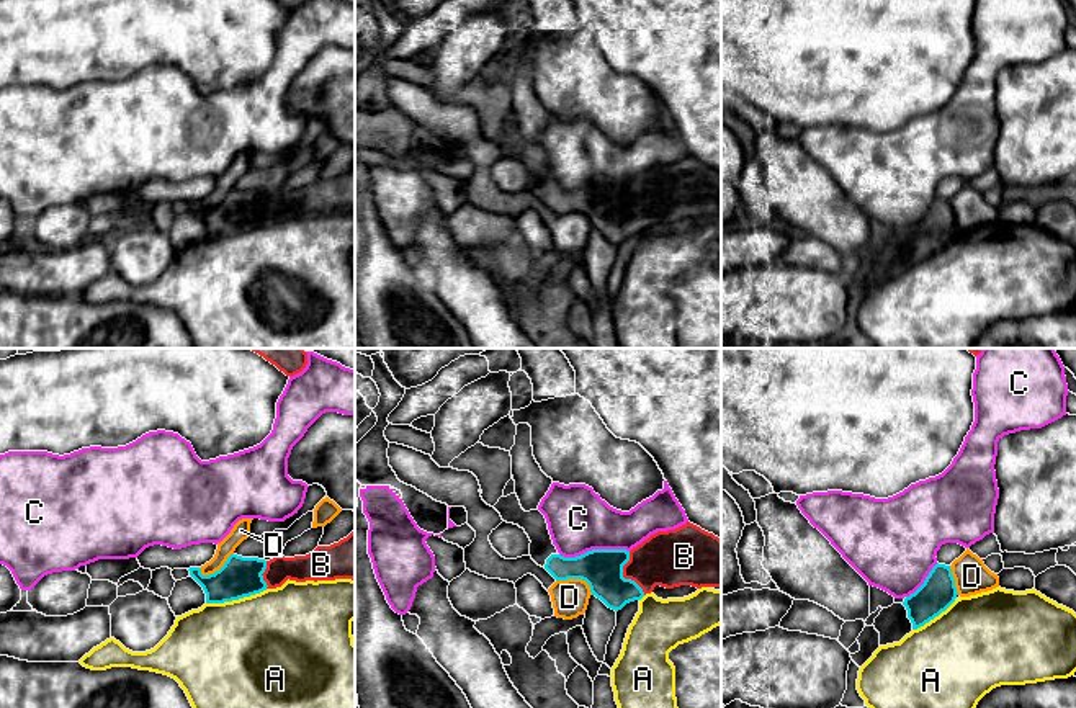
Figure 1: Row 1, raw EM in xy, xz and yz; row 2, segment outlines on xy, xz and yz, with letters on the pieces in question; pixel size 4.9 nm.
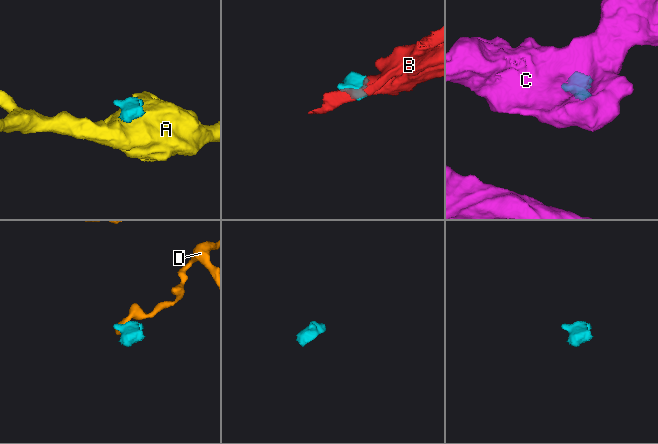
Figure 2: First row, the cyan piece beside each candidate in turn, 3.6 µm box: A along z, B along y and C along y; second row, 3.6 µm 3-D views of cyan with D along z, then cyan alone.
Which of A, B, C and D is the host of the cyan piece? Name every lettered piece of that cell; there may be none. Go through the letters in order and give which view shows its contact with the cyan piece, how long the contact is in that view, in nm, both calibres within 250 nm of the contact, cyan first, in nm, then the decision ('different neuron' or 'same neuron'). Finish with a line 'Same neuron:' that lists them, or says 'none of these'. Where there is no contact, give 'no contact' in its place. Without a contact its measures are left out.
A: meets cyan in xy; contact 320 nm long; 200 nm thick on the cyan side, 500 nm on the other; different neuron
B: meets cyan in xz; contact 240 nm long; 200 nm thick on the cyan side, 280 nm on the other; same neuron
C: meets cyan in xz; contact 340 nm long; 200 nm thick on the cyan side, 300 nm on the other; different neuron
D: meets cyan in xz; contact 200 nm long; 200 nm thick on the cyan side, 180 nm on the other; different neuron
Same neuron: B

